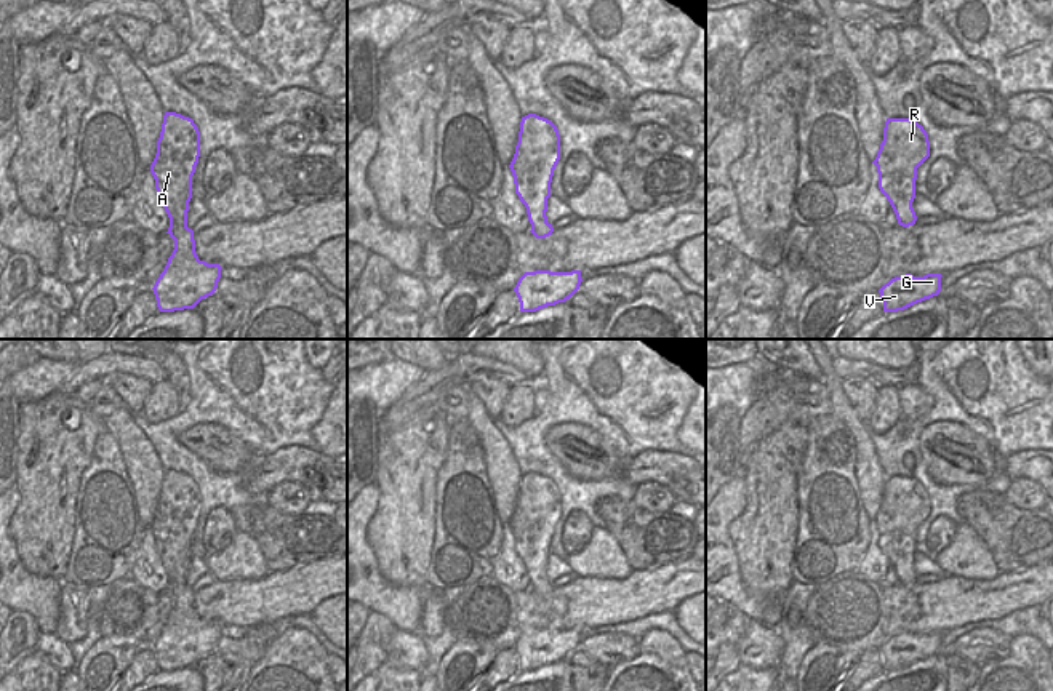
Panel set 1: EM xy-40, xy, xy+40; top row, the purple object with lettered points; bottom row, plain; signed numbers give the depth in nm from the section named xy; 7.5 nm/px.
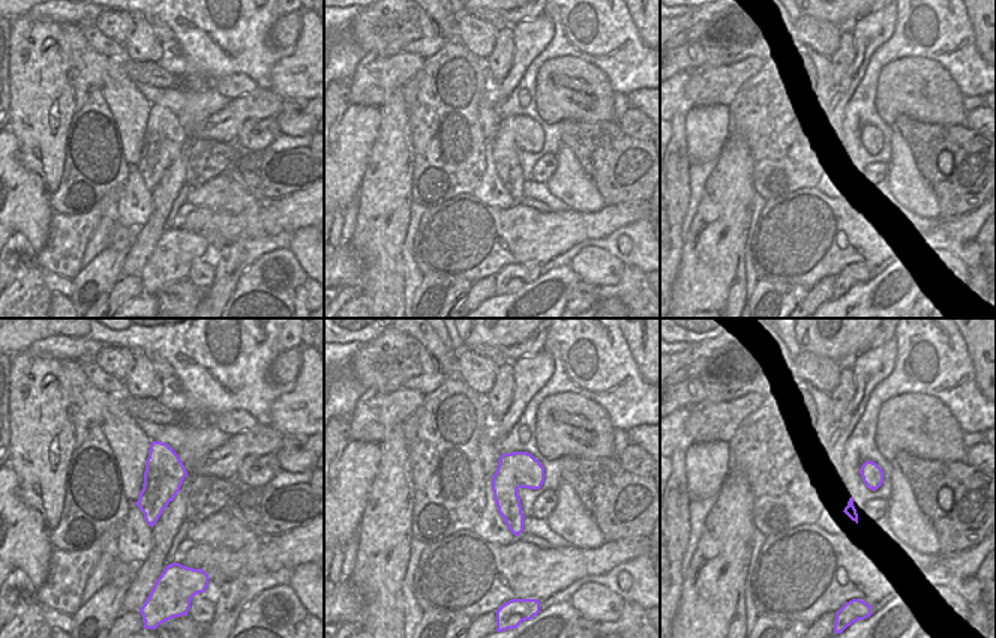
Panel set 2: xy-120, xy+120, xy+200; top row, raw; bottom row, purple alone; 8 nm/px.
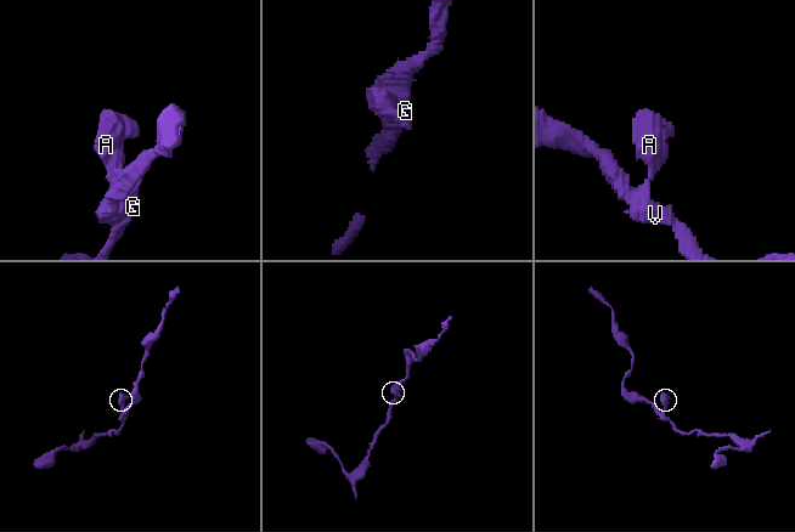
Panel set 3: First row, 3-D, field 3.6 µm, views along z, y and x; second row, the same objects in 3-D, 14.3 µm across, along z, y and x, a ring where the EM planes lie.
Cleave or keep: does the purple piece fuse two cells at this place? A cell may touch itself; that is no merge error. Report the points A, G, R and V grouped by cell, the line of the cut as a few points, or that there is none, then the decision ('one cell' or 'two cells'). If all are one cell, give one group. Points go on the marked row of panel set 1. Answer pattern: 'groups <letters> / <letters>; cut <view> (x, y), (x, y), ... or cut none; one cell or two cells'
groups A R / G V; cut xy-40 (186, 218), (181, 227), (170, 227); two cells

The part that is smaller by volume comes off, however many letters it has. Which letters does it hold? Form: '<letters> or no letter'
A, R.

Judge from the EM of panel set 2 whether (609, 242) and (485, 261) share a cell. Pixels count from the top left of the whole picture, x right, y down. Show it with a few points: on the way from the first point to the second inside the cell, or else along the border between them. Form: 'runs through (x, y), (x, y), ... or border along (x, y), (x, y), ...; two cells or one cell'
border along (603, 236), (579, 240), (540, 266); two cells

